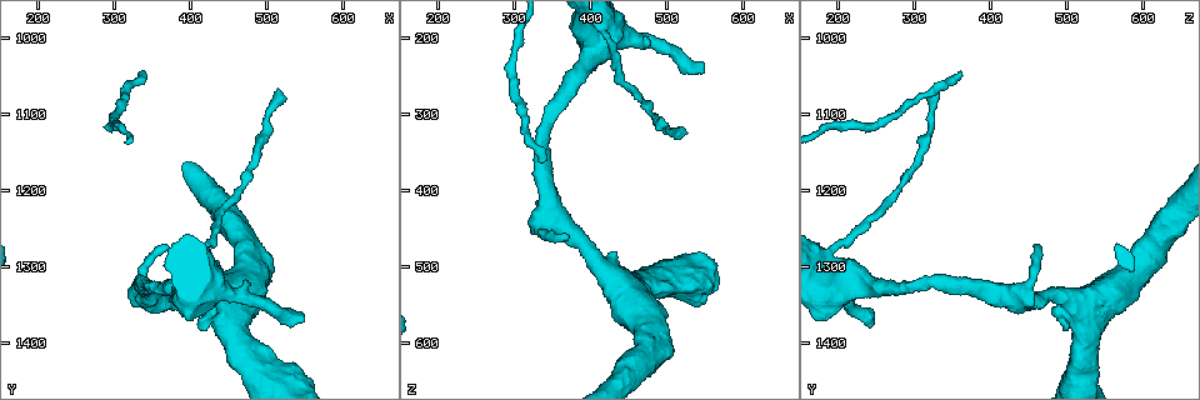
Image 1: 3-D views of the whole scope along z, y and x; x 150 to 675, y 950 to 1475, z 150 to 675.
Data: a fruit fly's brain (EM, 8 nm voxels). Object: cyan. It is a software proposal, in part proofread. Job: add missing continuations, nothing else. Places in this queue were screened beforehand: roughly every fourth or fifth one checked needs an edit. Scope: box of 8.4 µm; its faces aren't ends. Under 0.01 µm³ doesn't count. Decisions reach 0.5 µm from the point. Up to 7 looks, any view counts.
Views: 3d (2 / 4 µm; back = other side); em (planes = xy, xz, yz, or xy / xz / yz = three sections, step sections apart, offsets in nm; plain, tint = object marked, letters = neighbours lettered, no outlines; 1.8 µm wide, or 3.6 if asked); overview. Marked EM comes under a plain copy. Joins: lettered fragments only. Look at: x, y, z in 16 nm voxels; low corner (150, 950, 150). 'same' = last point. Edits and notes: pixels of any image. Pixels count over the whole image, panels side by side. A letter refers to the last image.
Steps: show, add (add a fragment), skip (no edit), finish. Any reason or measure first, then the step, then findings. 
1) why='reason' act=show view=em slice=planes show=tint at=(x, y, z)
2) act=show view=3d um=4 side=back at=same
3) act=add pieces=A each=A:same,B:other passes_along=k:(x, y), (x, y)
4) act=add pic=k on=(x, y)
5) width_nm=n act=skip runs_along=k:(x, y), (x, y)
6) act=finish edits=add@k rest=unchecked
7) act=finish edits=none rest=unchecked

why='branch stops here' act=show view=em slice=xz step=16 show=letters at=(340, 1045, 365)

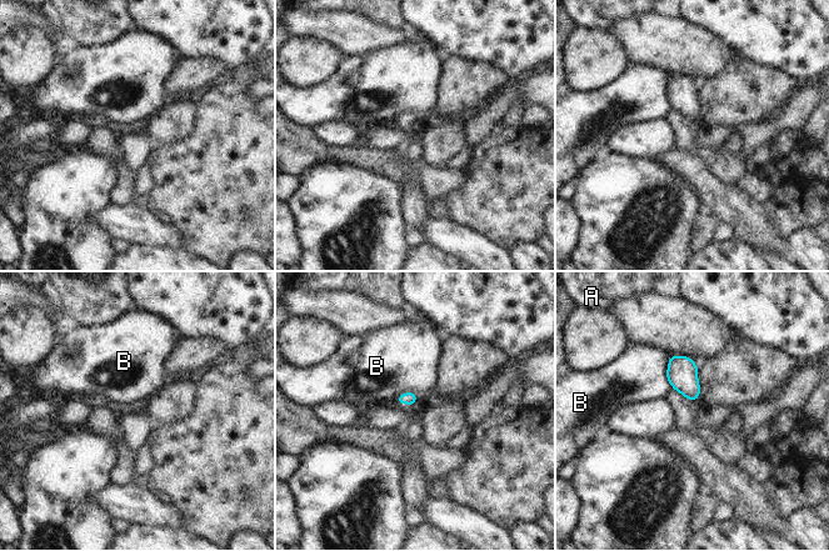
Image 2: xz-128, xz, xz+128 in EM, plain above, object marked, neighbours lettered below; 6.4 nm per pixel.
longest_contact=B:220nm act=skip each=A:other,B:other border=2:(677, 354), (667, 369), (673, 387) found='no lettered fragment goes on from it'

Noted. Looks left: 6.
why='an open end' act=show view=em slice=planes show=letters at=(370, 1280, 470)

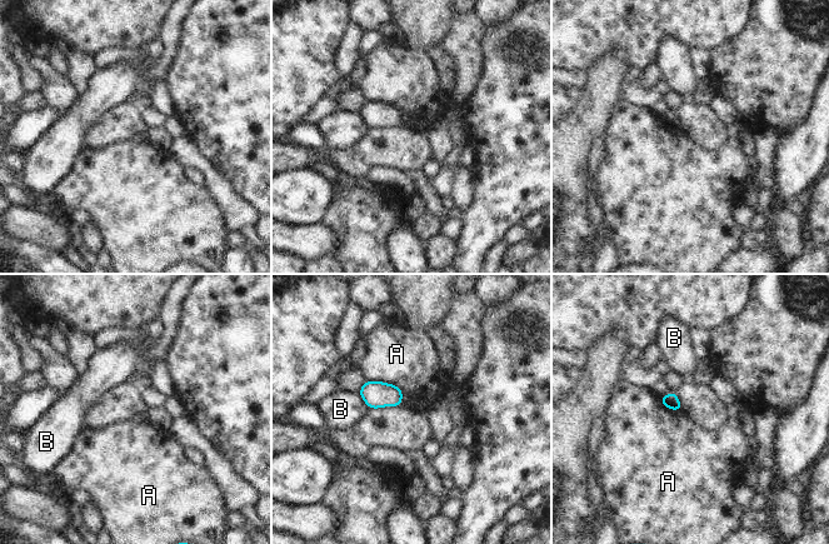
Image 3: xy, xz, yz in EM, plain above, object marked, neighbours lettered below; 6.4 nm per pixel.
act=skip each=A:other,B:other border=3:(366, 380), (395, 384), (401, 404) found='no lettered fragment goes on from it'

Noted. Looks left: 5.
why='an open end' act=show view=3d um=2 at=(550, 1365, 240)

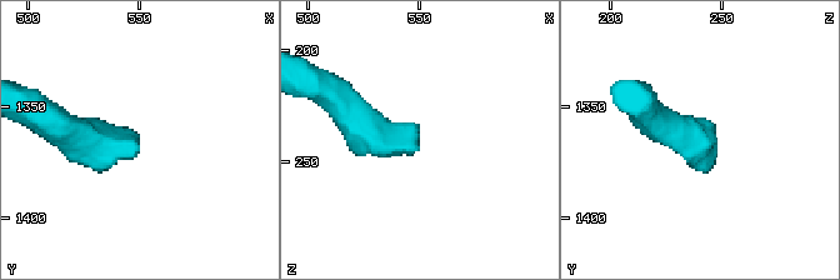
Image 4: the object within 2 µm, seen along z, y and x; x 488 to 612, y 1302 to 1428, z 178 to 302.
act=show view=em slice=xy step=16 show=letters at=(549, 1363, 245)

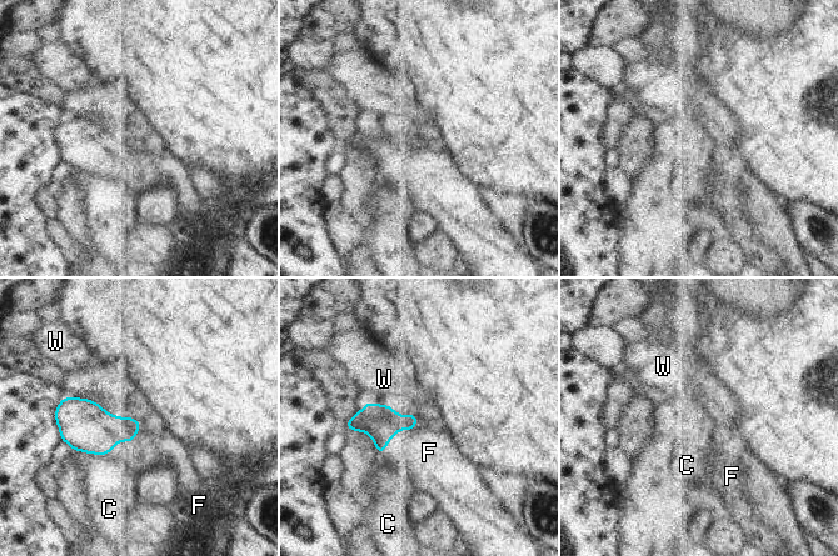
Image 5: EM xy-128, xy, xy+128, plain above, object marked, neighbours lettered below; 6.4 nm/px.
act=show view=em slice=xz step=4 show=letters at=same

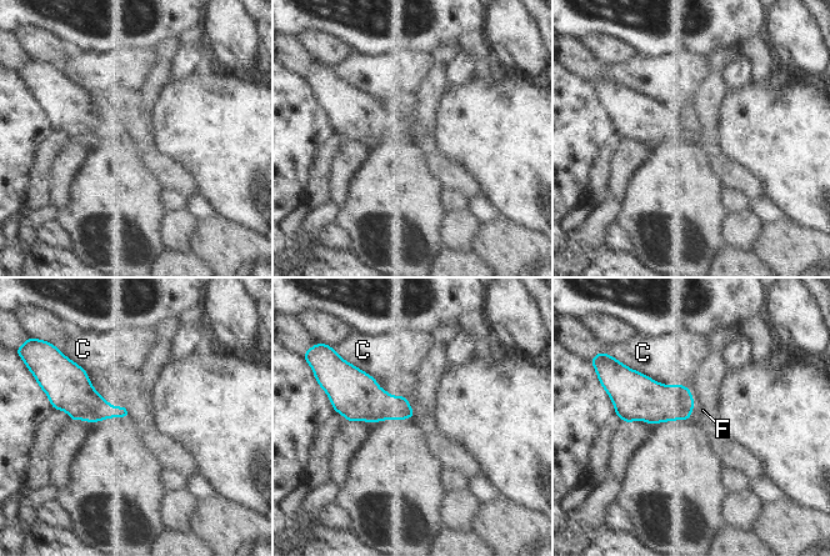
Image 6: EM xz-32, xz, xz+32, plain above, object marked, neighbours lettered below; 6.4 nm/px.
act=add pieces=F each=C:other,F:same passes_along=6:(654, 402), (691, 411), (703, 410) found='it goes on there'

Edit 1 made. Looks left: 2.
act=finish edits=add@6 rest=unchecked

